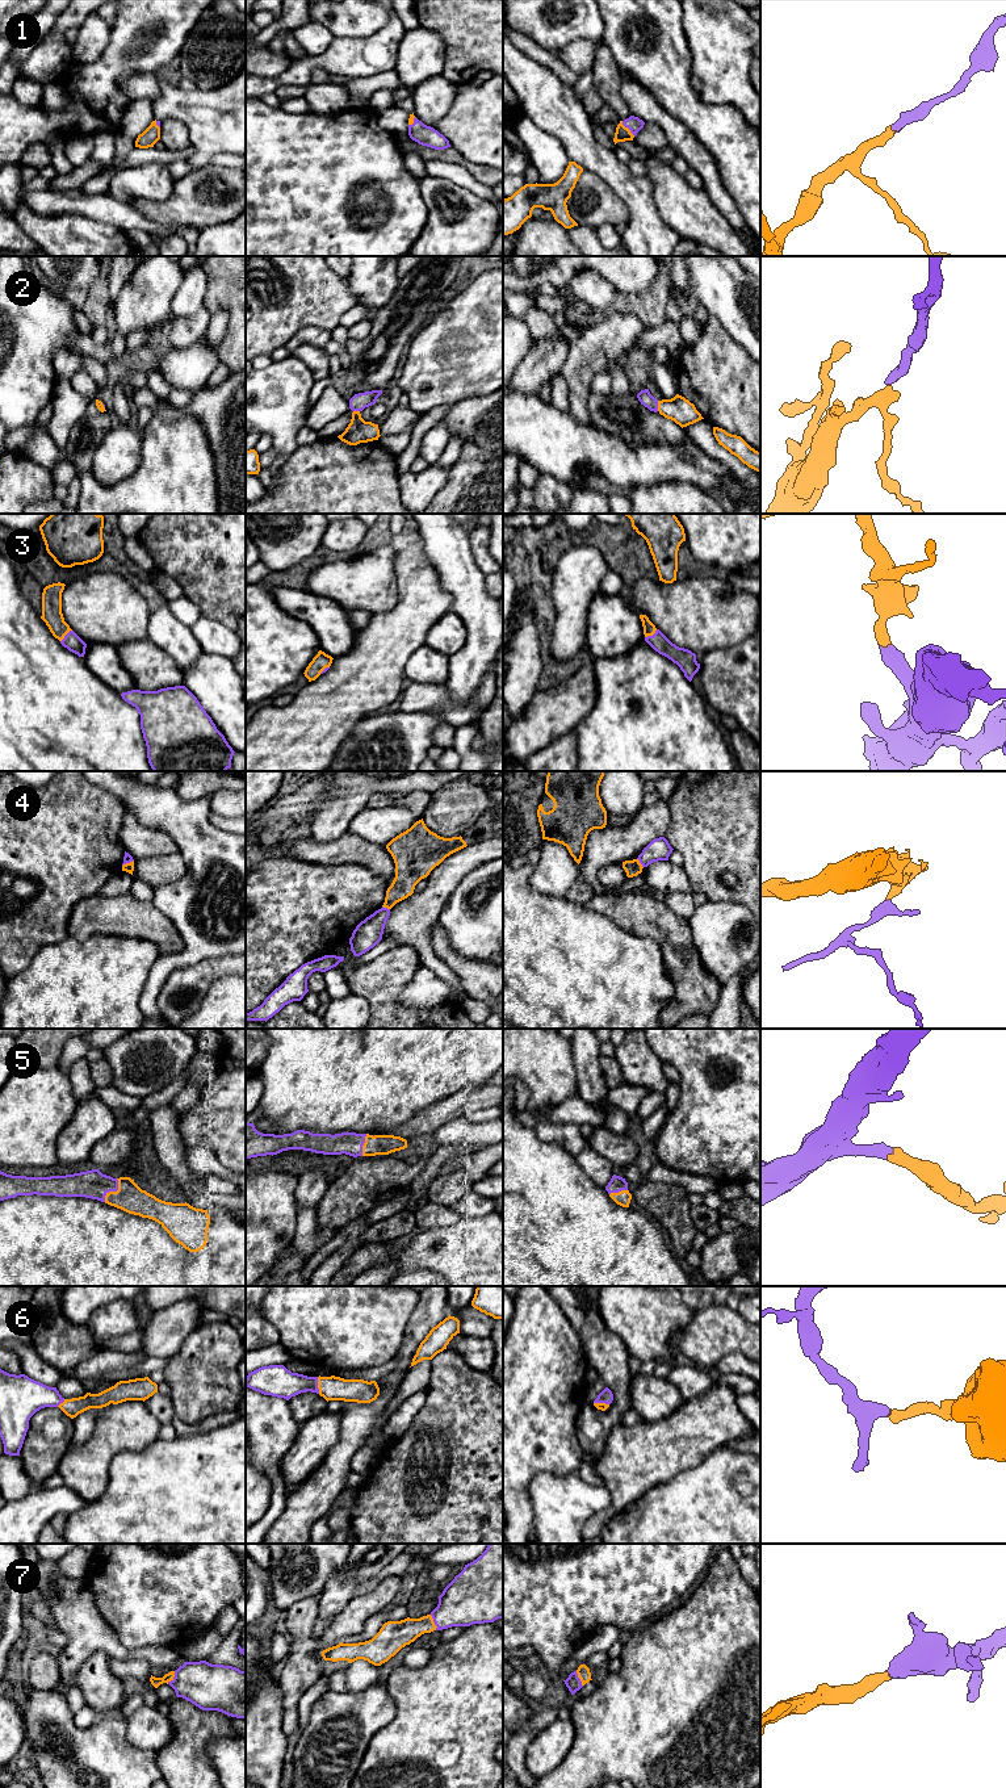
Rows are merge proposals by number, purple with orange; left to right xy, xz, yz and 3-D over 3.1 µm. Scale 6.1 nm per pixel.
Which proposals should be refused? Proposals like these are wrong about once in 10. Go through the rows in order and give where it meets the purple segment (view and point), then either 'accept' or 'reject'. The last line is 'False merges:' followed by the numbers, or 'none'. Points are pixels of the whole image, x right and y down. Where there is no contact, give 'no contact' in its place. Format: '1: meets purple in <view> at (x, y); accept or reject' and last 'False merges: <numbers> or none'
1: meets purple in yz at (628, 128); accept
2: meets purple in yz at (657, 406); accept
3: meets purple in yz at (650, 636); accept
4: meets purple in yz at (640, 862); reject
5: meets purple in xy at (113, 1190); accept
6: meets purple in xz at (317, 1385); accept
7: meets purple in xy at (174, 1678); accept
False merges: 4

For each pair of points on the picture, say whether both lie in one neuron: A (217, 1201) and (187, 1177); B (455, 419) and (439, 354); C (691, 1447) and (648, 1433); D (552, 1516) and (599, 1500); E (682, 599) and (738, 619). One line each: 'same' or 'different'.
A: different
B: different
C: same
D: same
E: same

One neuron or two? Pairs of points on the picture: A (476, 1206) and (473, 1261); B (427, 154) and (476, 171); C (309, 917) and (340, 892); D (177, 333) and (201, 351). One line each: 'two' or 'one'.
A: two
B: one
C: one
D: two

